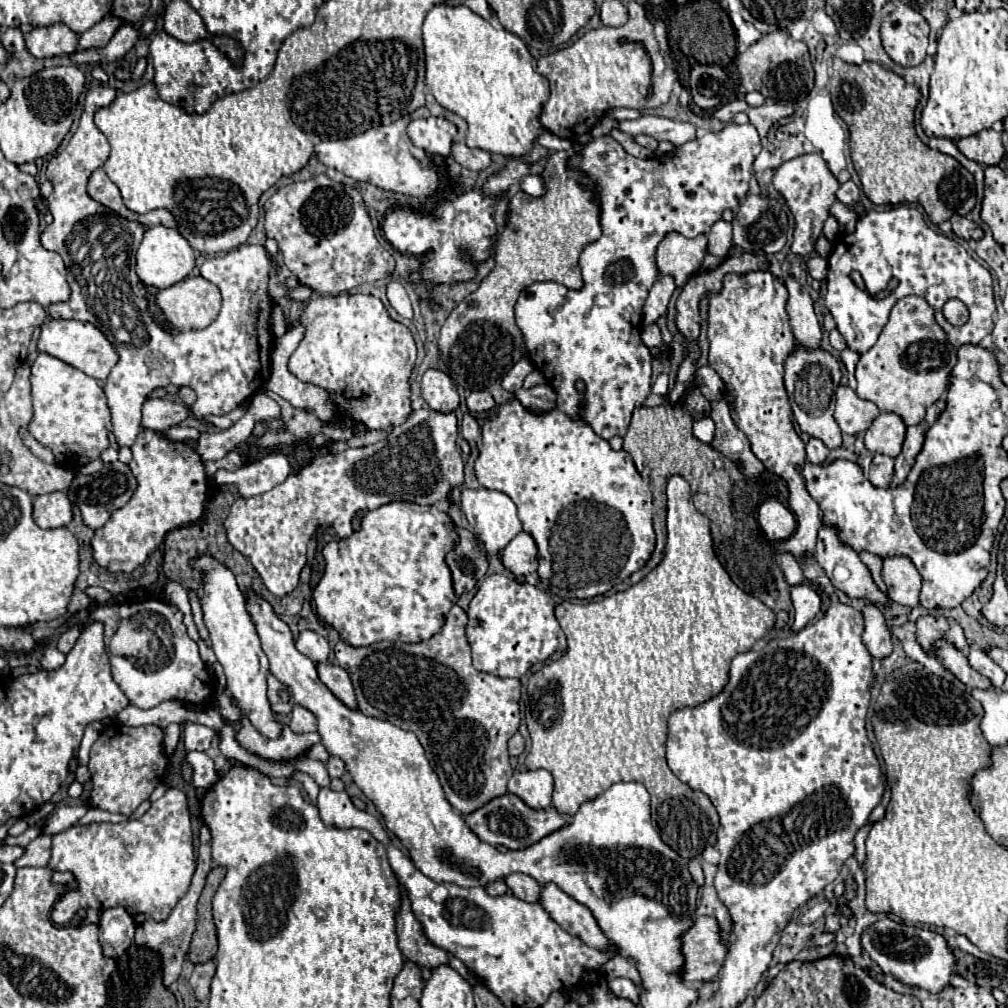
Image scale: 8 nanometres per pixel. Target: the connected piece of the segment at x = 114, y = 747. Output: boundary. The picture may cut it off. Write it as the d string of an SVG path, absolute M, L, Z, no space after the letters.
M119 723L105 727L91 747L87 767L93 783L89 805L129 817L145 799L149 799L153 789L163 779L167 767L167 757L163 751L163 729L157 725L127 727Z

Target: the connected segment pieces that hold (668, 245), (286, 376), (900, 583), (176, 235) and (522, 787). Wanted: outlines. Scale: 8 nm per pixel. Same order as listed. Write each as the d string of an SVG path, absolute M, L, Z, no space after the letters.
M669 233L657 247L655 265L661 277L673 277L677 287L683 287L699 269L707 253L707 237L687 239L679 233Z
M297 323L293 325L283 337L275 339L273 343L273 351L271 351L271 377L269 381L265 383L265 389L277 393L281 399L289 401L293 407L299 407L299 409L307 409L307 411L313 411L319 419L323 421L331 421L335 415L337 415L337 405L329 399L329 393L317 385L309 385L309 383L303 383L299 381L295 375L291 375L287 371L287 361L291 357L291 353L297 349L297 345L301 343L301 339L305 337L305 325L303 323Z
M907 557L883 559L883 581L893 603L903 607L919 607L921 575Z
M163 225L151 227L145 231L145 237L137 249L137 275L145 285L165 289L171 287L183 279L187 279L195 267L195 253L189 245L189 241L177 231Z
M545 769L513 773L513 777L509 779L507 789L509 789L509 793L521 797L533 809L551 807L553 777Z

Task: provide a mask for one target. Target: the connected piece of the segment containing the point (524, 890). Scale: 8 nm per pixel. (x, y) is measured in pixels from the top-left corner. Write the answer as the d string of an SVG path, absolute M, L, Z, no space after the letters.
M511 873L511 875L505 877L505 883L519 899L529 901L529 903L537 903L539 901L541 885L533 877L523 875L523 873Z

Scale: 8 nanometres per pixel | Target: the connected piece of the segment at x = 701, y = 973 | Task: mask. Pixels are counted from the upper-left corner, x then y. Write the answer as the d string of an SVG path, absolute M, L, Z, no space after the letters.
M697 917L693 929L685 933L683 941L685 981L693 985L711 981L719 973L727 955L721 925L713 917Z

